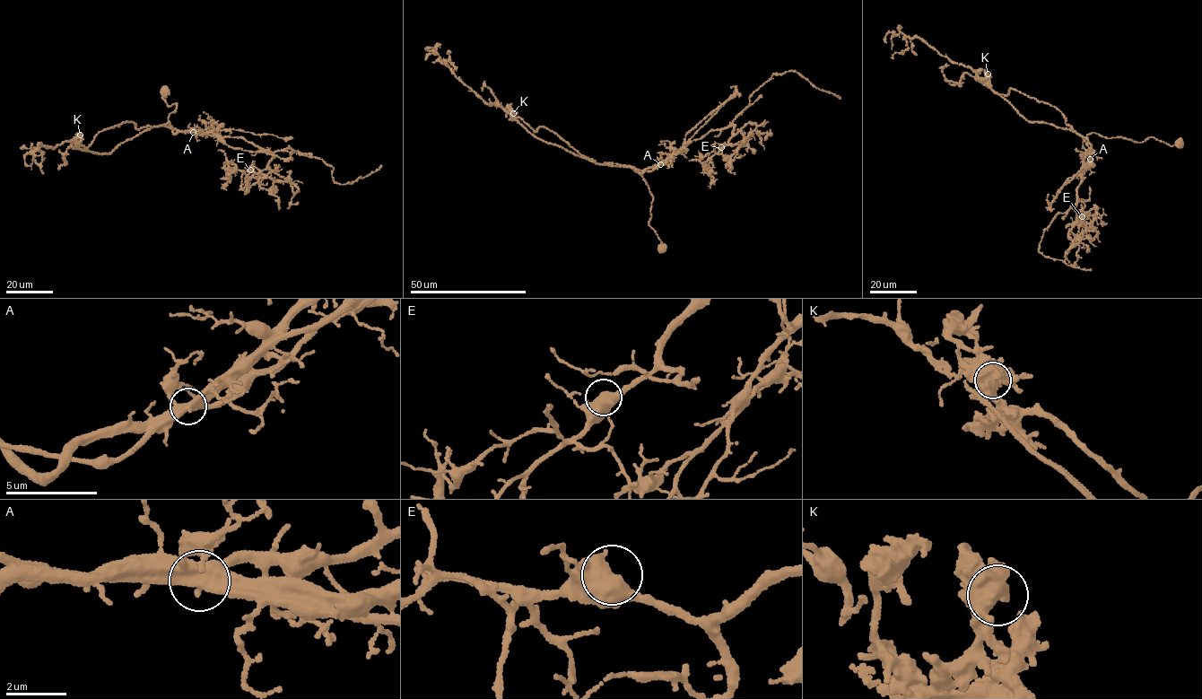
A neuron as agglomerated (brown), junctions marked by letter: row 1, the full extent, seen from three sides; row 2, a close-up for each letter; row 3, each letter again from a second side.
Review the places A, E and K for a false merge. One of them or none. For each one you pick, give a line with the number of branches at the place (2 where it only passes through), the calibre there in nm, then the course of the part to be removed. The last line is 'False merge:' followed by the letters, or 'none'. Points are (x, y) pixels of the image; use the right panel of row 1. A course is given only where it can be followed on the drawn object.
A: 4 | 480 nm | (1090, 158), (1091, 144), (1066, 124), (1057, 108), (1011, 88), (1006, 95), (997, 93), (978, 77), (982, 68)
False merge: A

